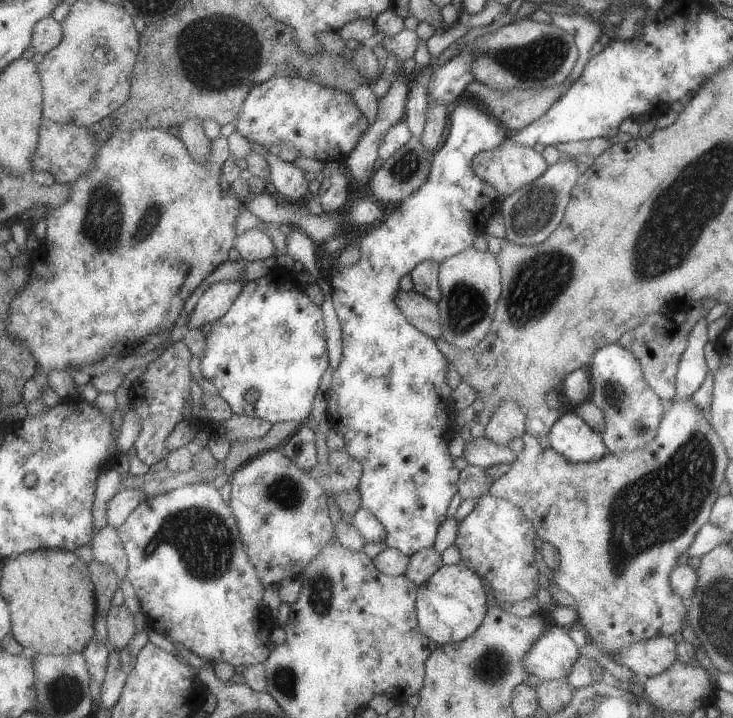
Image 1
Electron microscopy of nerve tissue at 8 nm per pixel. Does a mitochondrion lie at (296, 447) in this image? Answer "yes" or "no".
yes

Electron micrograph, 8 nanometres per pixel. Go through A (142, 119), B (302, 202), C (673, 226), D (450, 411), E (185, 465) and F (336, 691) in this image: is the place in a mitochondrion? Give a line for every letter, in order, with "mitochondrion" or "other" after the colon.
A: other
B: other
C: mitochondrion
D: other
E: other
F: other

